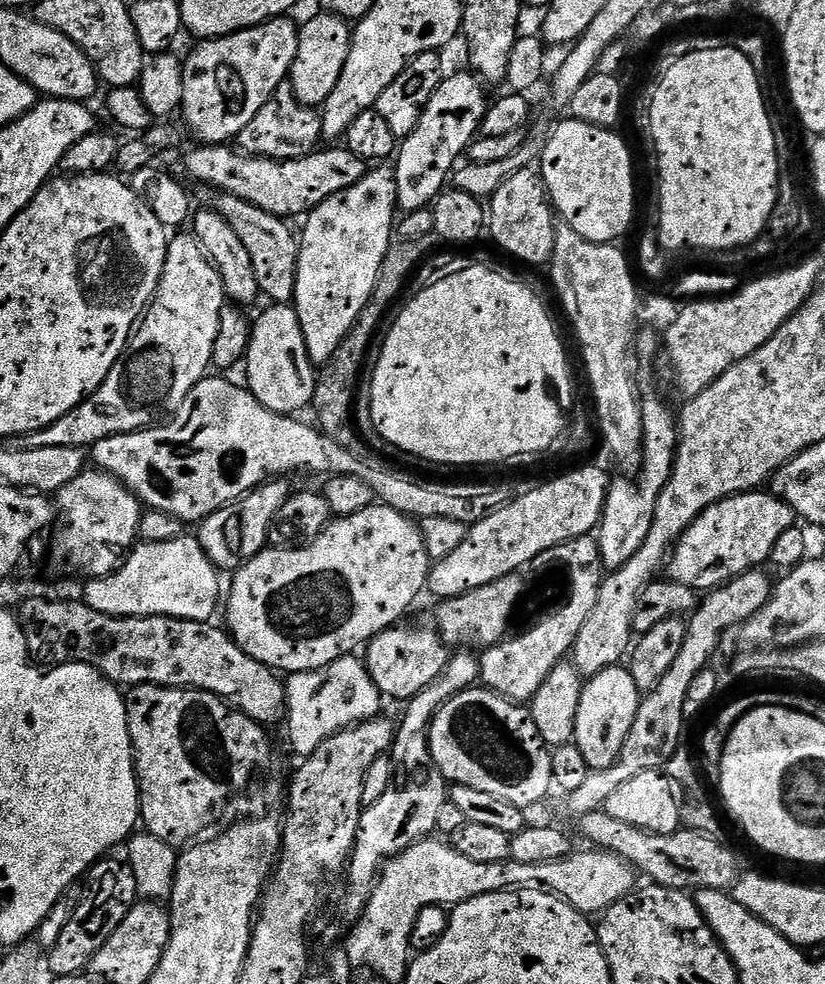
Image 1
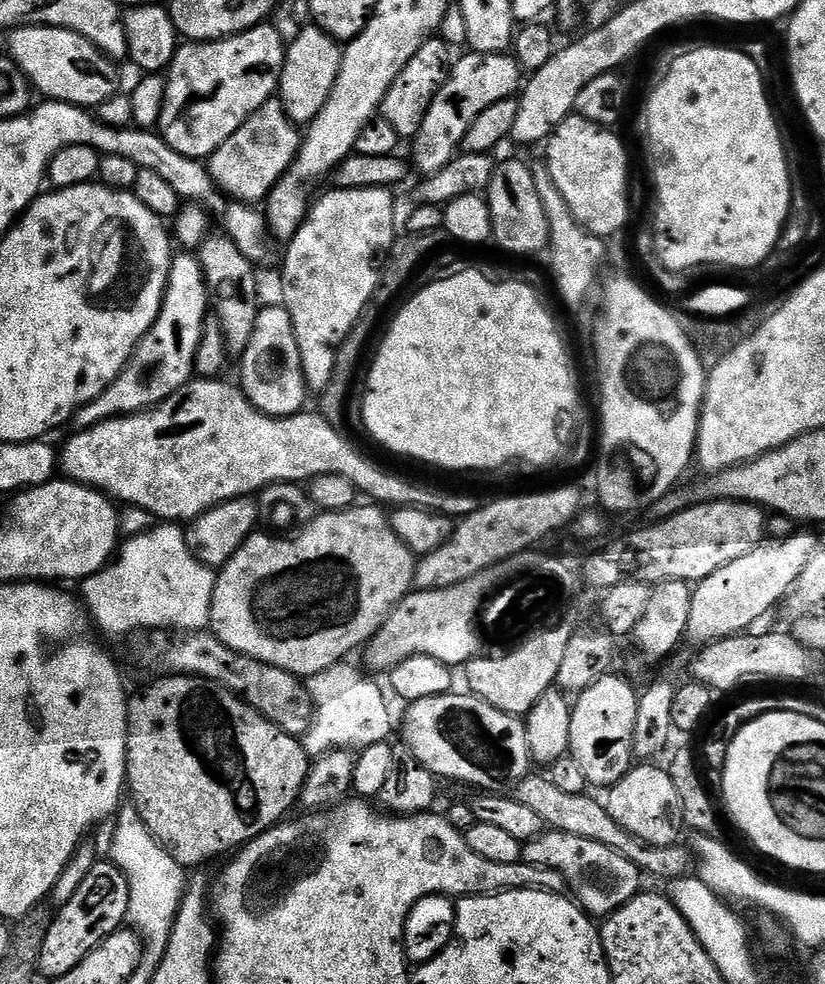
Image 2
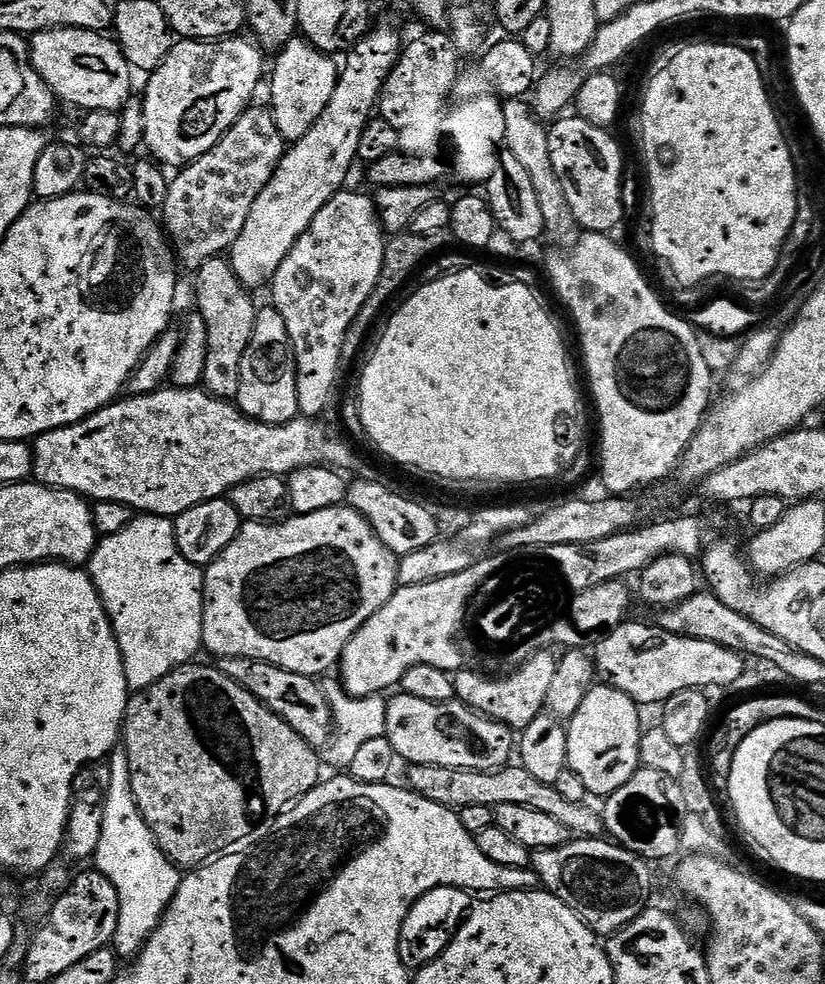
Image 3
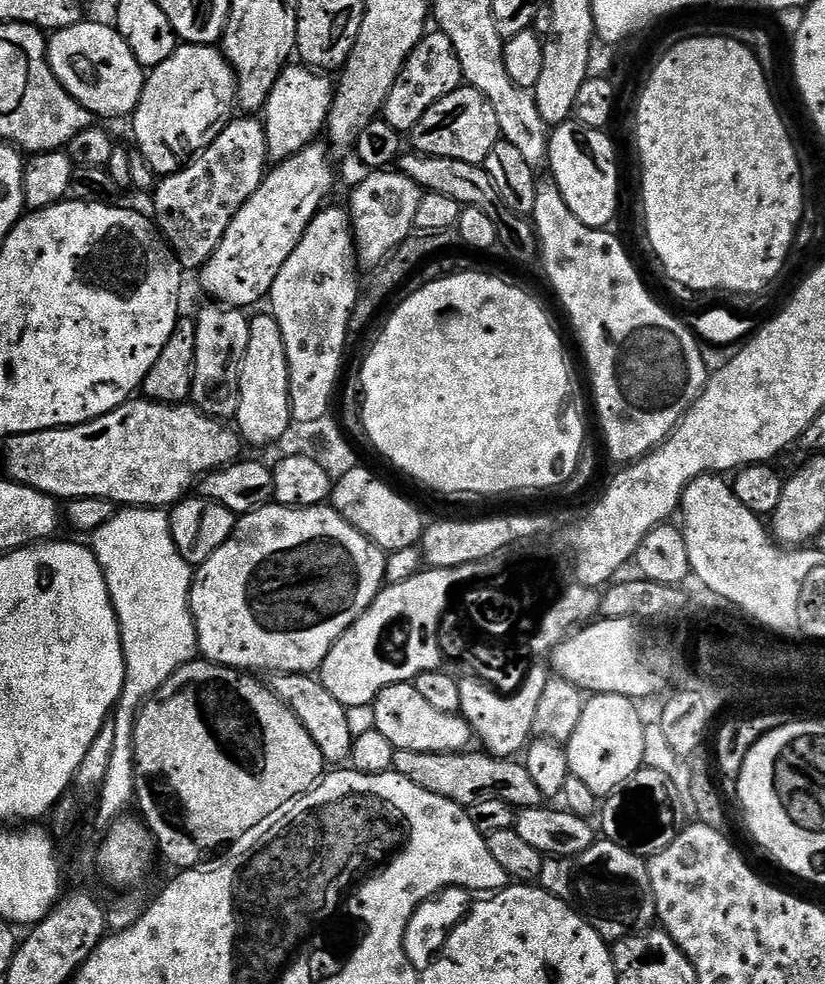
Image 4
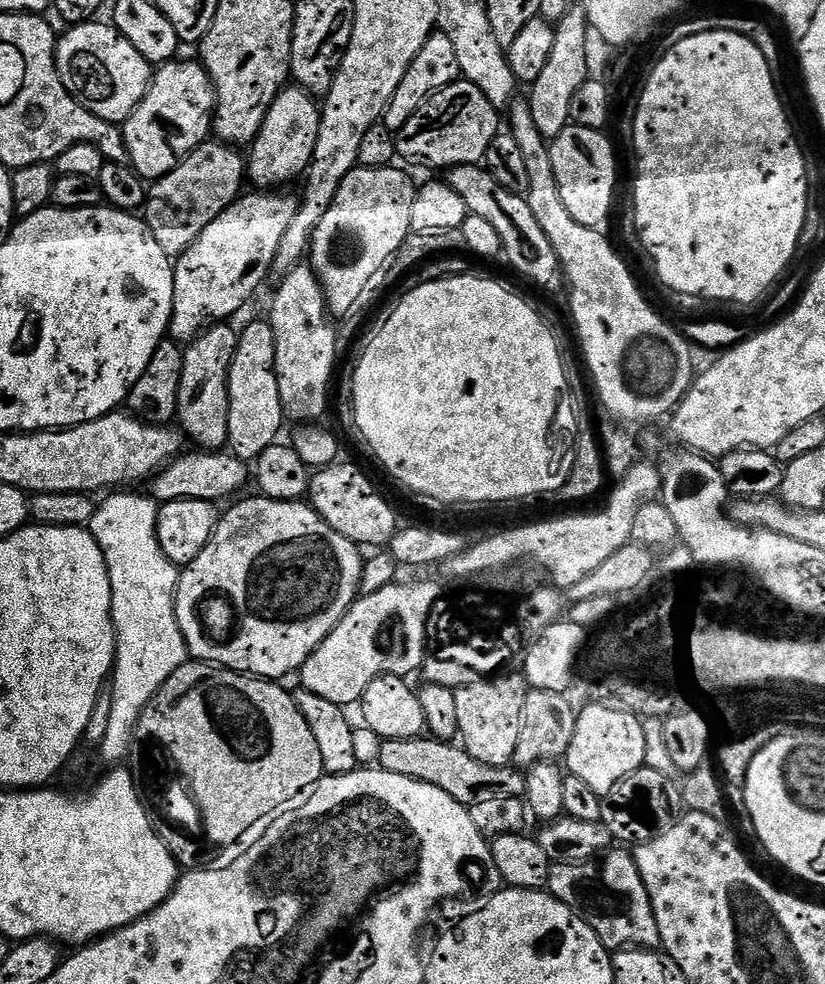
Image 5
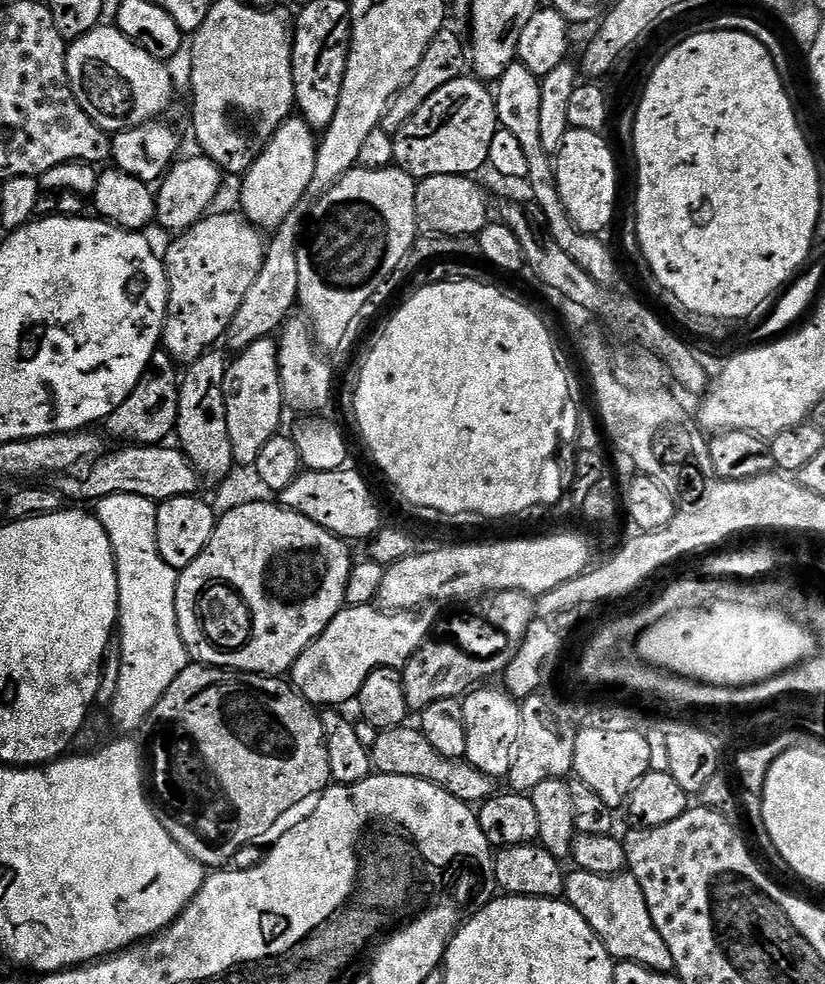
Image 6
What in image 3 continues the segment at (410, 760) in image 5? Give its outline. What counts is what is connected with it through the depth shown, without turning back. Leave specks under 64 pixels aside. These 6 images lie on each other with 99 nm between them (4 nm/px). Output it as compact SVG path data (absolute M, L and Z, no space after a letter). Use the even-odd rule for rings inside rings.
M408 764L407 787L422 798L430 798L430 802L438 802L438 806L446 806L459 810L466 806L490 806L495 809L498 804L510 806L526 806L530 810L542 810L542 814L550 814L568 828L576 838L600 838L605 835L604 818L599 811L591 808L591 803L575 804L562 794L558 794L556 785L538 782L530 770L523 766L500 768L497 772L479 772L478 770L462 770L454 766L434 766L433 764Z

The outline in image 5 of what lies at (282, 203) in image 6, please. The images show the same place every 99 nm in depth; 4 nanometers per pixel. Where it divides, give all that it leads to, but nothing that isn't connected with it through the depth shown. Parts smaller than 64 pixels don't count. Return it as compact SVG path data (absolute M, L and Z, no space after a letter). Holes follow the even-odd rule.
M285 86L274 98L270 110L266 114L266 122L262 122L262 130L252 141L250 145L250 155L246 160L246 176L249 181L252 180L260 190L276 190L279 184L288 184L291 180L299 181L305 175L314 158L314 146L318 142L318 130L320 129L320 114L322 108L318 103L317 97L311 92L305 92L299 86Z

